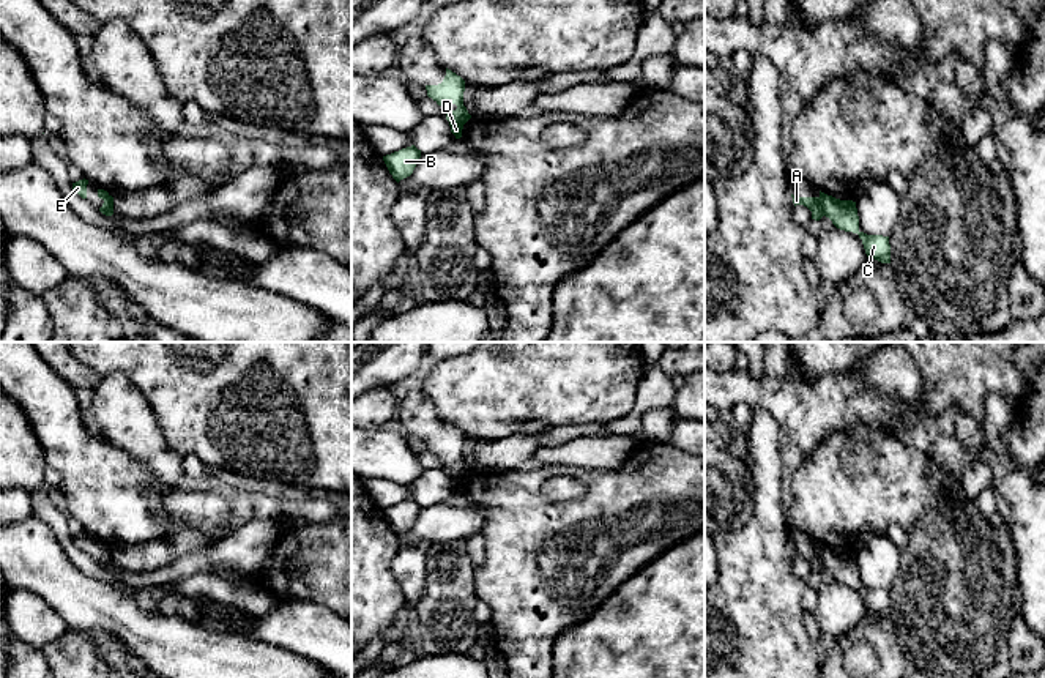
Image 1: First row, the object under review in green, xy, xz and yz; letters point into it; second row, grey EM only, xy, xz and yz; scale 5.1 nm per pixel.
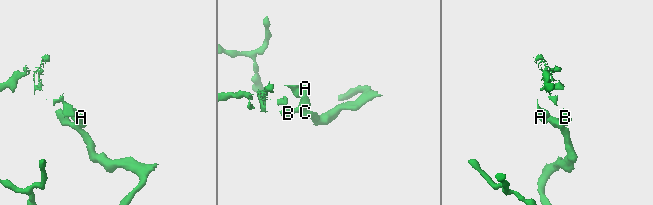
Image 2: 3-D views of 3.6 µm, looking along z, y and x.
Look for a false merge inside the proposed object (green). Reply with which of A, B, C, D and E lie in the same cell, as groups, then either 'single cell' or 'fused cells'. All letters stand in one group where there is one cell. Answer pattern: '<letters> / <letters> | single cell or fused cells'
A E / B C D | fused cells

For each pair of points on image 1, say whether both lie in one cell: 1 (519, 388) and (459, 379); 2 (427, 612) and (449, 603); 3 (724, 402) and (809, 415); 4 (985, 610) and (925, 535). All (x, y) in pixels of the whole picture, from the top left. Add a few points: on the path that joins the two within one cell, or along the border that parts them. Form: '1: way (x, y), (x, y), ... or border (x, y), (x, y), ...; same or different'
1: way (505, 388), (473, 388); same
2: way (432, 612), (440, 612), (445, 607); same
3: way (744, 394), (773, 394), (788, 401); same
4: way (966, 592), (957, 582), (957, 566), (944, 554); same

